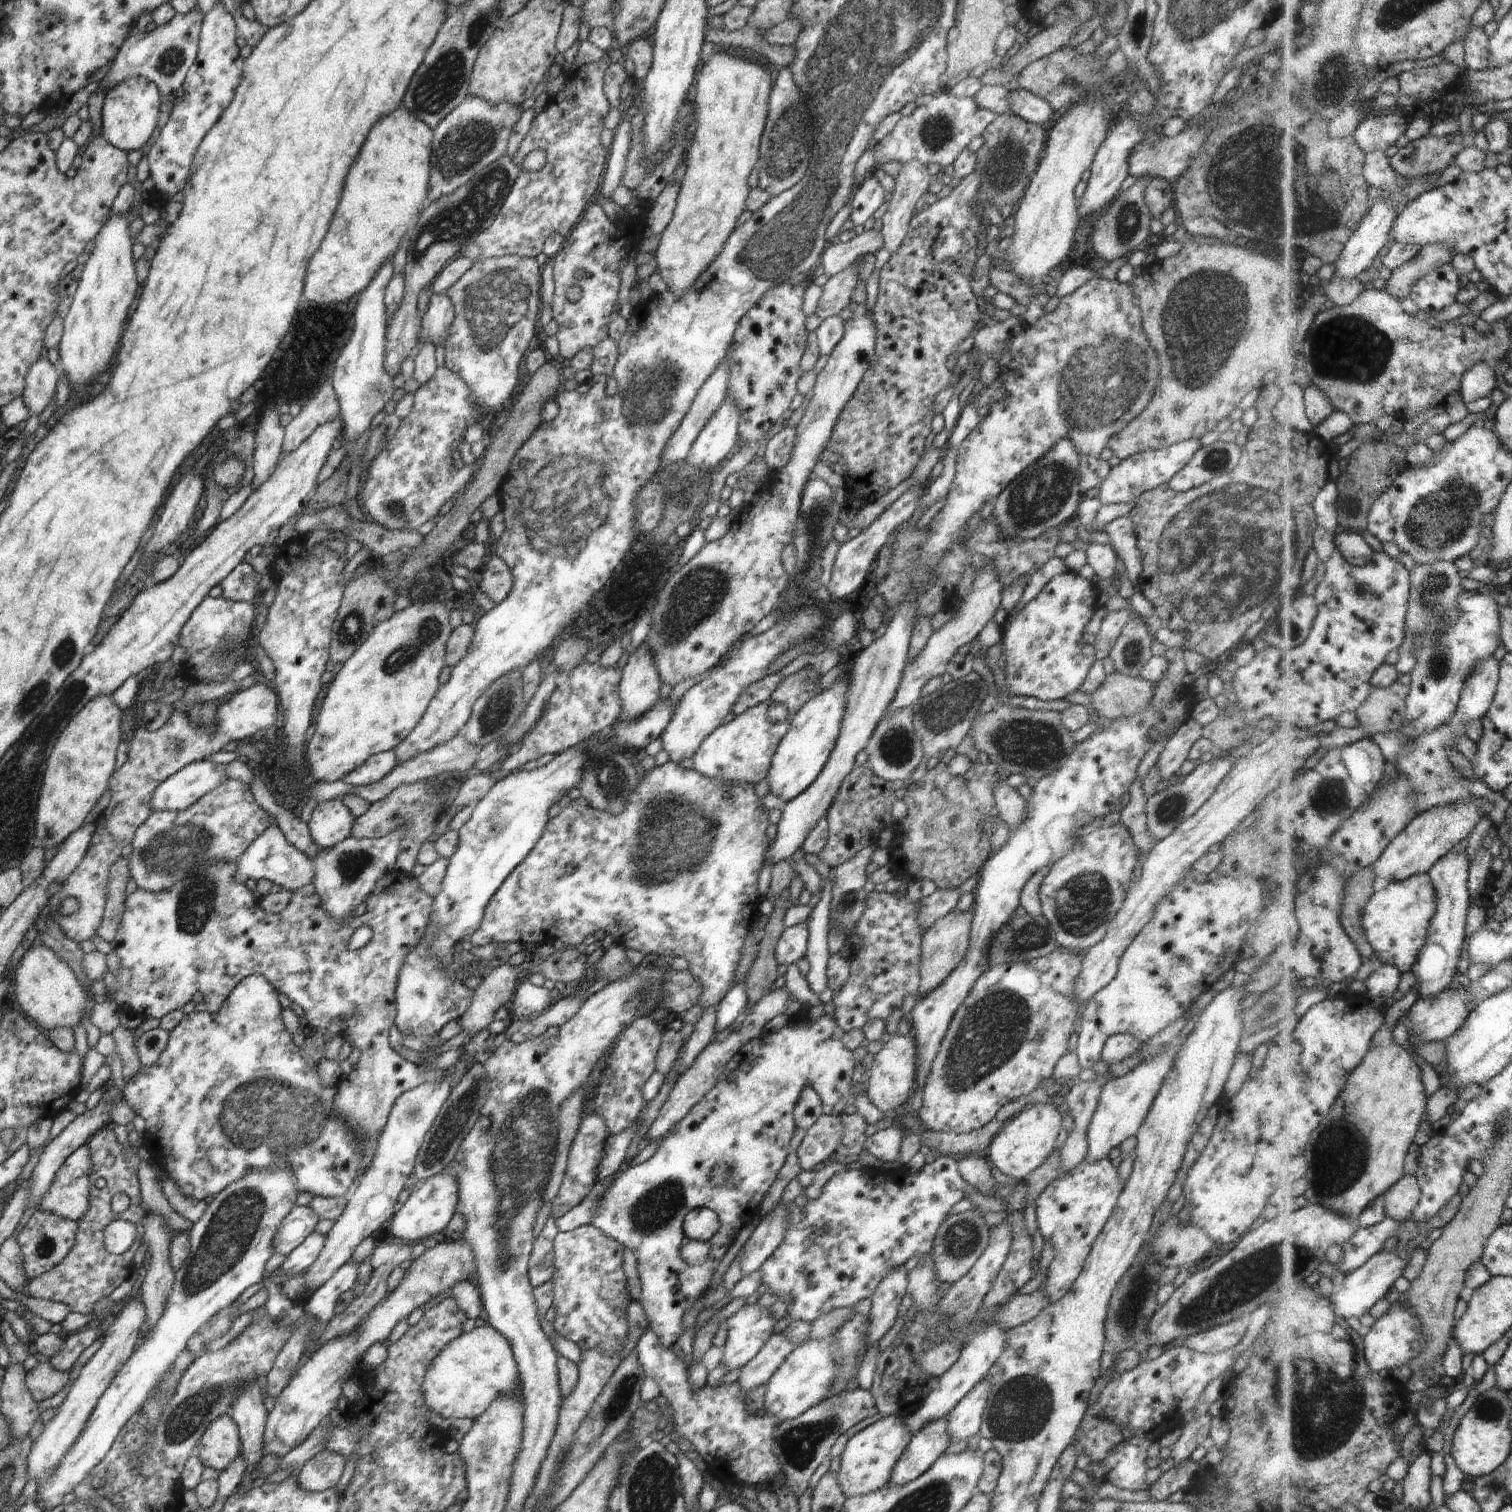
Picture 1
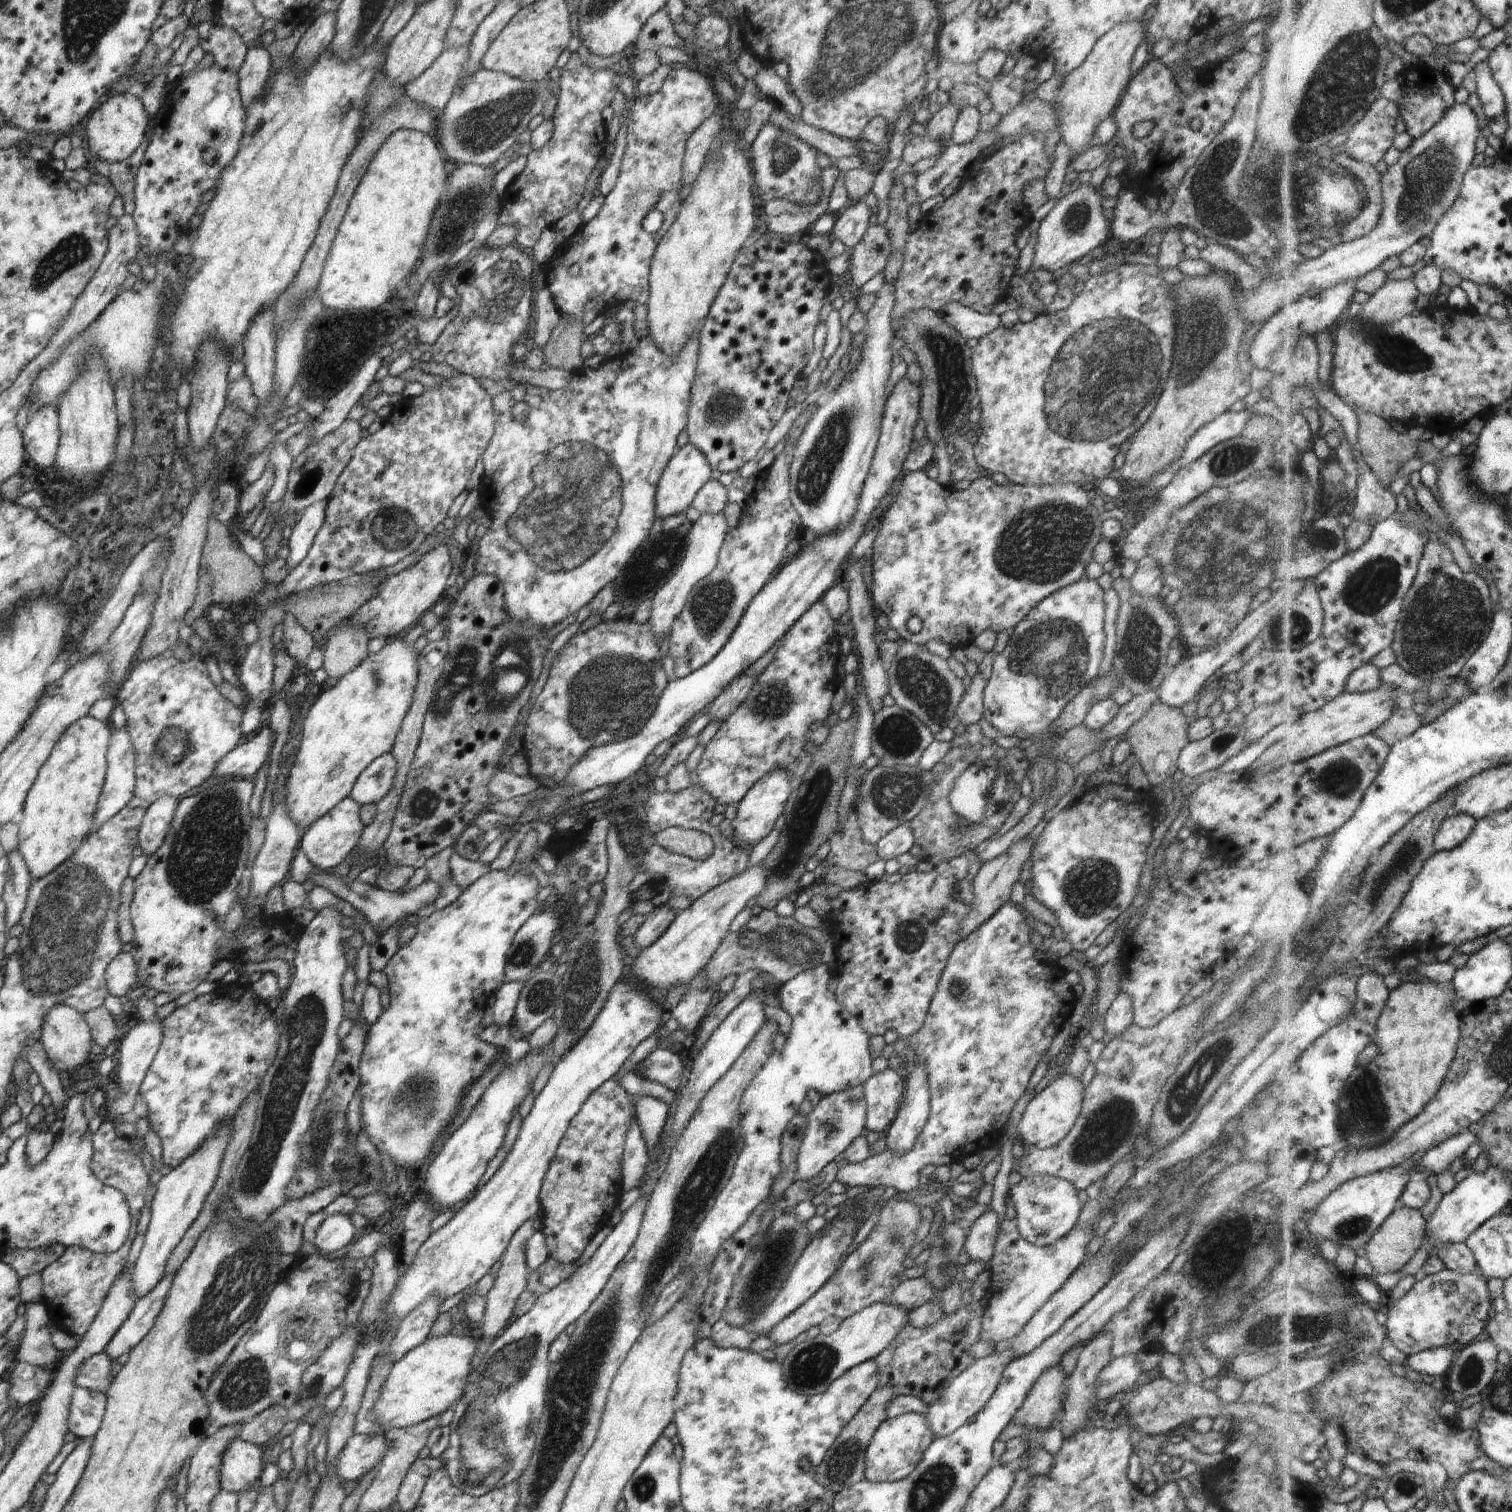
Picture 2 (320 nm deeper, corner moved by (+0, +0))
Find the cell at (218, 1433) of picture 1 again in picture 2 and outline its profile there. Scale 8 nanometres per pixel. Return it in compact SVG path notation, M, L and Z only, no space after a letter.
M236 1436L226 1444L220 1456L220 1488L239 1496L246 1493L262 1477L264 1462L263 1448Z

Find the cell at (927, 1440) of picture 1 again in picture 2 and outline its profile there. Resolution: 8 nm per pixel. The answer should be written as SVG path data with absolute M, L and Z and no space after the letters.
M1006 1348L1002 1354L990 1354L989 1356L976 1359L971 1366L962 1372L953 1382L944 1390L944 1394L928 1408L925 1415L926 1424L932 1432L934 1439L942 1438L956 1432L960 1426L967 1424L968 1418L976 1416L986 1402L992 1398L1000 1383L1004 1368L1013 1362L1012 1350Z

